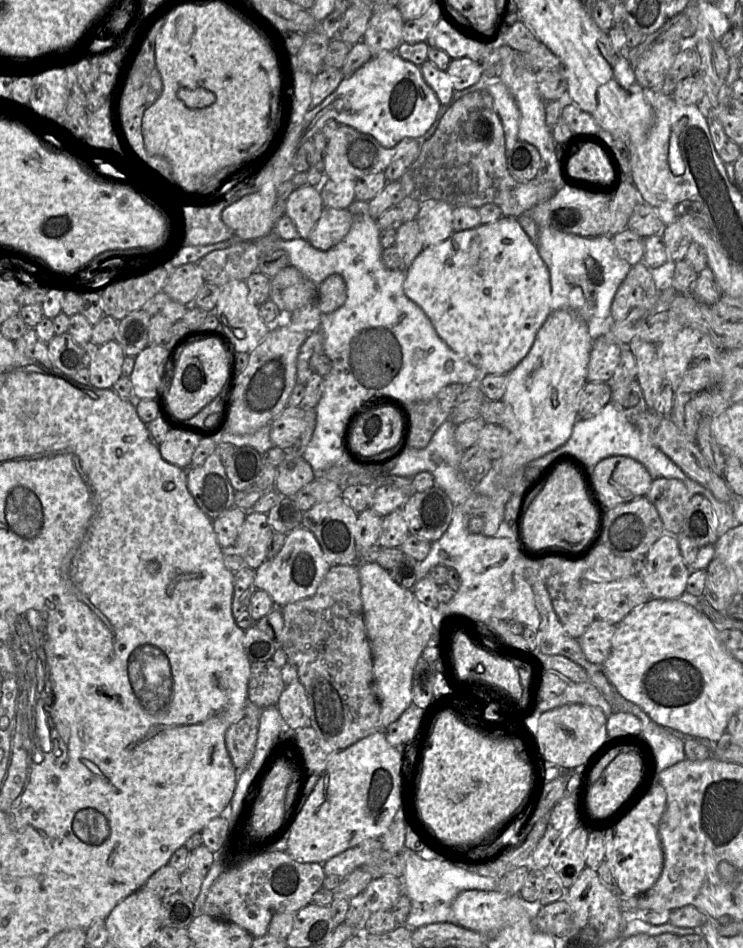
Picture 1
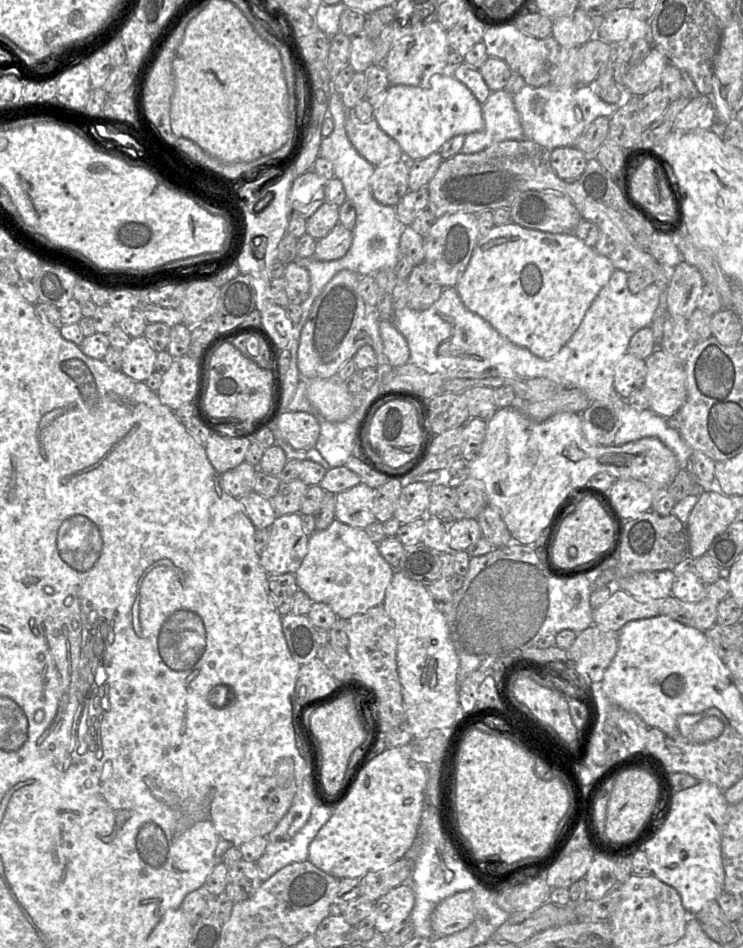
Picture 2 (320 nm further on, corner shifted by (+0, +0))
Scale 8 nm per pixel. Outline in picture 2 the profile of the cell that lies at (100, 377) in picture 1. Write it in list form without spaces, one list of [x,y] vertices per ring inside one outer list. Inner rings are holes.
[[[144,335],[131,338],[122,349],[120,370],[132,379],[144,382],[155,371],[156,355],[157,352]]]

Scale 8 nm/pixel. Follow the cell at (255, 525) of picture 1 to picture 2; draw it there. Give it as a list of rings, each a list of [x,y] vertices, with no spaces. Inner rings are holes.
[[[300,513],[277,515],[269,527],[269,540],[260,553],[260,563],[268,574],[295,574],[307,554],[308,543]]]

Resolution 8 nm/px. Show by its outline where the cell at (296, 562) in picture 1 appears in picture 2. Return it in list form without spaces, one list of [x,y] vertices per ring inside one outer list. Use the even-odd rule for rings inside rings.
[[[335,519],[323,531],[309,536],[307,554],[295,577],[299,590],[311,600],[330,606],[339,619],[348,619],[383,604],[394,572],[365,529]]]

